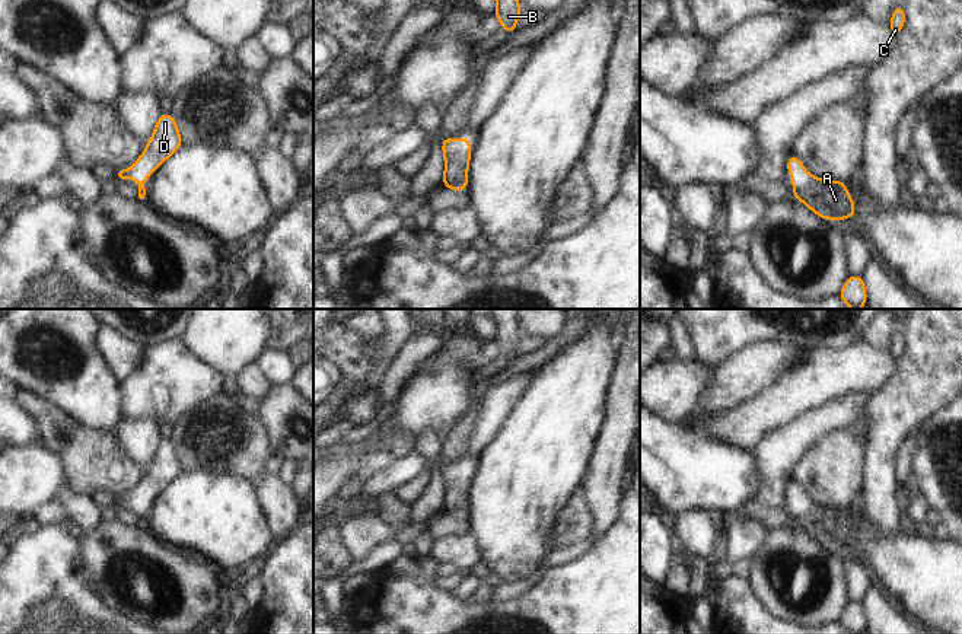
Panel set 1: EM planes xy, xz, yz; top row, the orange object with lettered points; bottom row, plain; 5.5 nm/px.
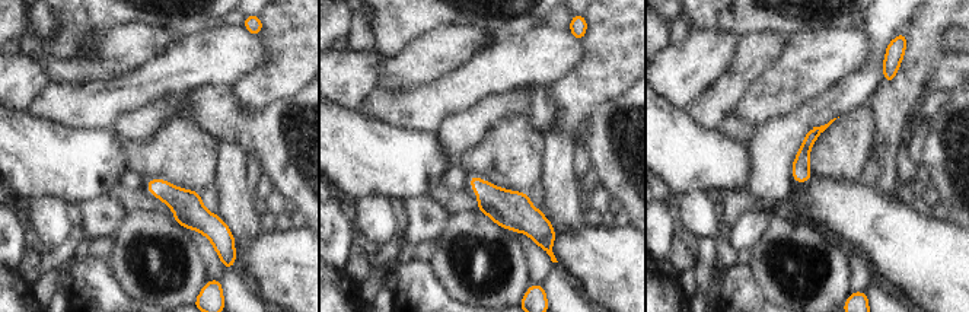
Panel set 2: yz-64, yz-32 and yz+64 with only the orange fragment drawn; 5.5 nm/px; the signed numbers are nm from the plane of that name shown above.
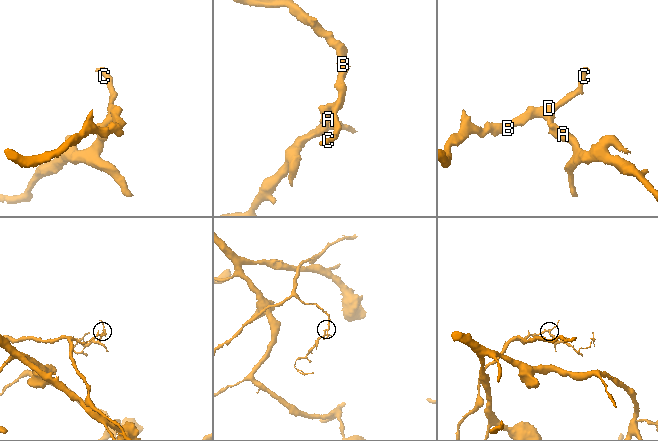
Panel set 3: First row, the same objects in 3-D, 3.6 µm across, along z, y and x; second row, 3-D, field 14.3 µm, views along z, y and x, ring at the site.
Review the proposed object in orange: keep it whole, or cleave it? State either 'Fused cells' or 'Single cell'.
Single cell.

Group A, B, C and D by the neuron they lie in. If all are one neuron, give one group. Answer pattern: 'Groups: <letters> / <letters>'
Groups: A B C D.

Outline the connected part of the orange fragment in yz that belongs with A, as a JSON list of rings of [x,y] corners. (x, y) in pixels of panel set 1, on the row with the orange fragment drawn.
[[[793,154],[787,159],[787,171],[793,179],[793,198],[800,200],[821,219],[850,219],[856,206],[842,181],[824,181],[805,172],[802,160]]]

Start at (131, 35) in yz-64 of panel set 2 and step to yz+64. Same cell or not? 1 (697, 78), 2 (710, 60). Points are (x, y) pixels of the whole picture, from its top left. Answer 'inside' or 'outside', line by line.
1: outside
2: outside

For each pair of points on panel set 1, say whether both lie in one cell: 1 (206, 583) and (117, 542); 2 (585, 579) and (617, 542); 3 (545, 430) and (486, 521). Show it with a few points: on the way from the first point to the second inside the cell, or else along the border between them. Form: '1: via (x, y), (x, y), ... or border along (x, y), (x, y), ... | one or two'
1: via (184, 580), (168, 564), (139, 550) | one
2: via (593, 570), (612, 551) | one
3: via (541, 452), (519, 481), (518, 488), (507, 499) | one

